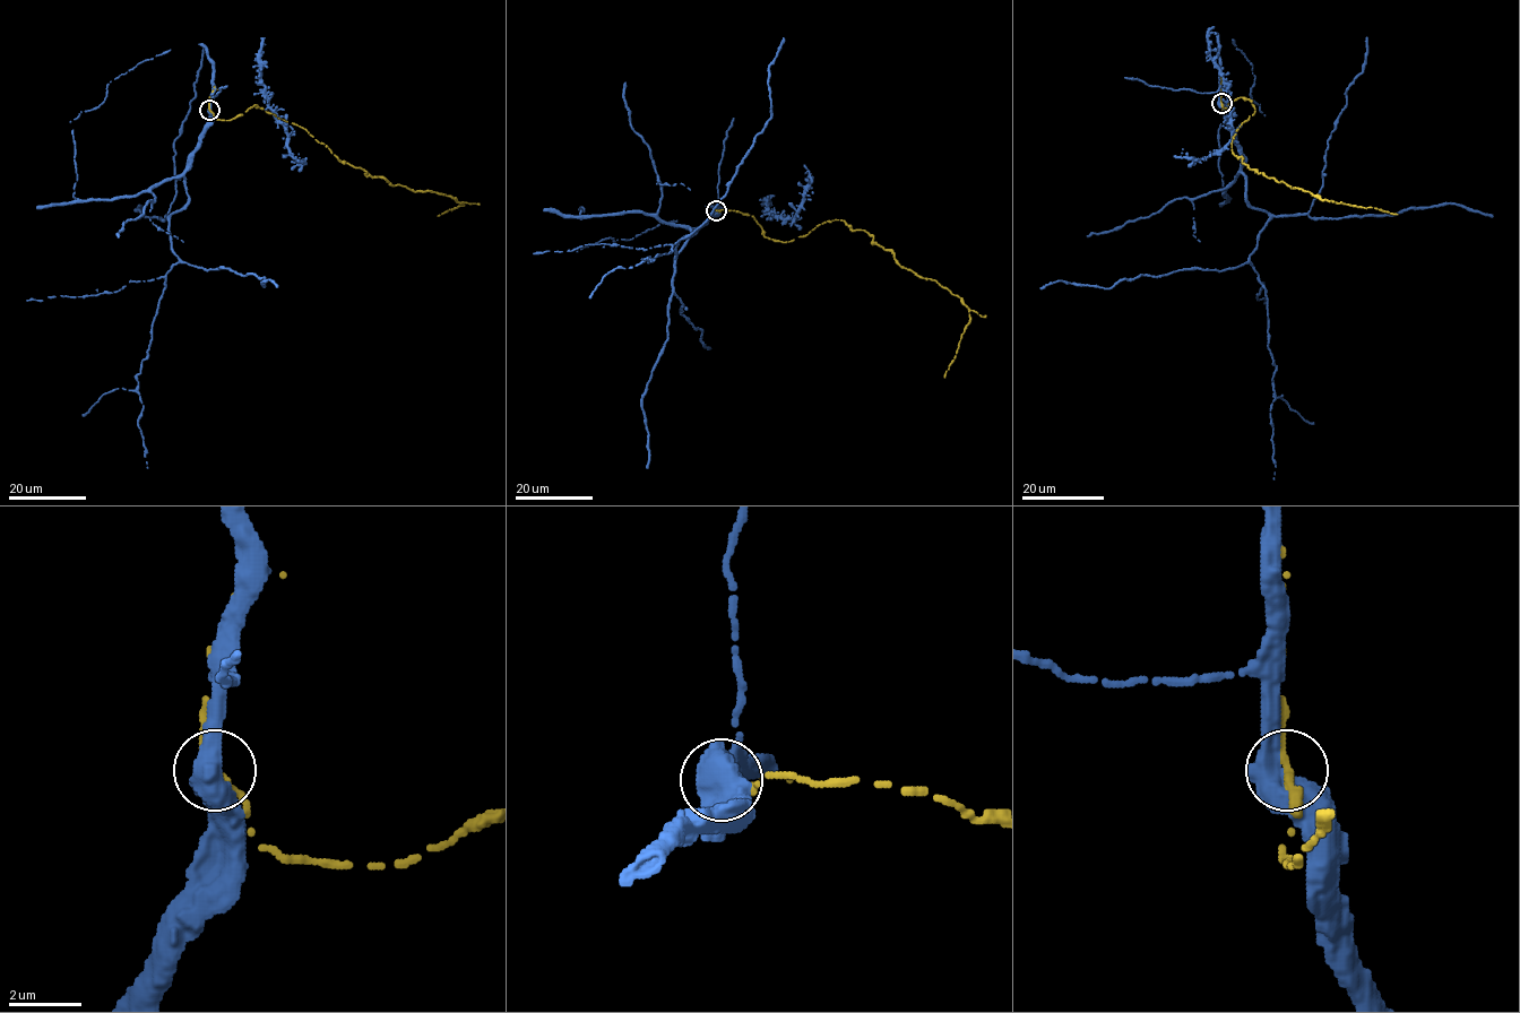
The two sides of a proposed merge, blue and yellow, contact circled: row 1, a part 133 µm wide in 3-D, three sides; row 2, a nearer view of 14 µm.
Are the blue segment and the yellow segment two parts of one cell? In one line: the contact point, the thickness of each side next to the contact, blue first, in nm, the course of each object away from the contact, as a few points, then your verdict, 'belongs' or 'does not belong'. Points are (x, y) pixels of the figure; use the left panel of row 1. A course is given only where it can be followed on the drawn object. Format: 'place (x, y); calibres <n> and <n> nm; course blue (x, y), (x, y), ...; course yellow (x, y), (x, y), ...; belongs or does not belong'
place (209, 110); calibres 500 and 240 nm; course blue (210, 110), (183, 174), (188, 202), (170, 218), (171, 250), (276, 286); course yellow (210, 110), (217, 119), (231, 120), (255, 104), (305, 129), (372, 178), (464, 205), (438, 216); belongs

